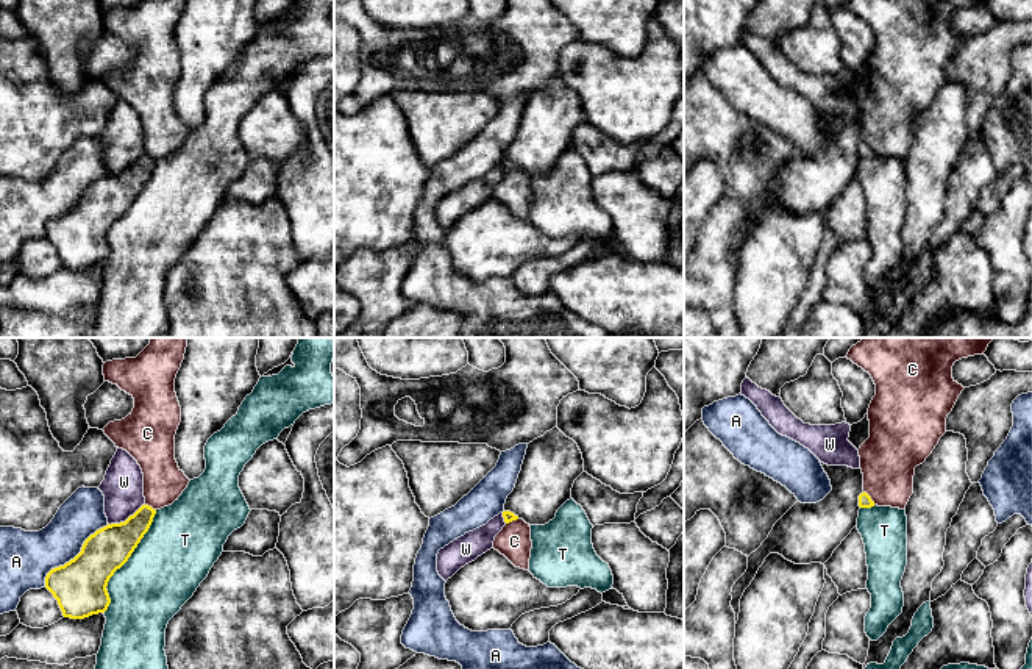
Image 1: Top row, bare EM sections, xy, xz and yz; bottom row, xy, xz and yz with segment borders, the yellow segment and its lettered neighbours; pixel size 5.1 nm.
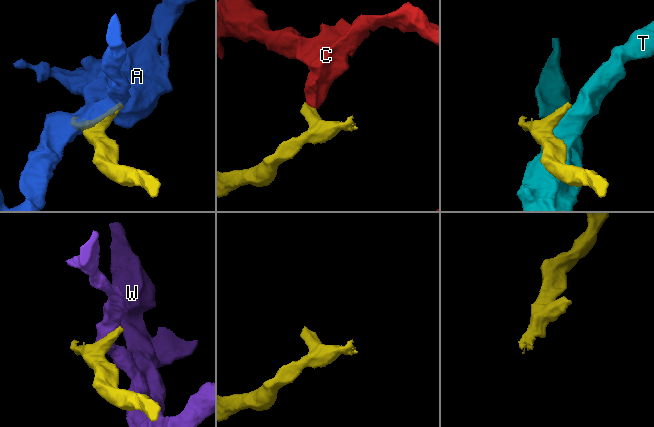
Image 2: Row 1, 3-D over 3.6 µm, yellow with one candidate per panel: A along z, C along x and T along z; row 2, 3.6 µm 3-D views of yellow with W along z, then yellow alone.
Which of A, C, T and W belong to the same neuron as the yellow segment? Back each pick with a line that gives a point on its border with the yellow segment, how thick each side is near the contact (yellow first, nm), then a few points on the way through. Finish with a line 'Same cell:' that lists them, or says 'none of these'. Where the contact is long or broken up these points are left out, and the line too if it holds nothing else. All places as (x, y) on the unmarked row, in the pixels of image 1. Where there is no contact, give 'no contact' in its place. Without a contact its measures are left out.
Same cell: none of these

